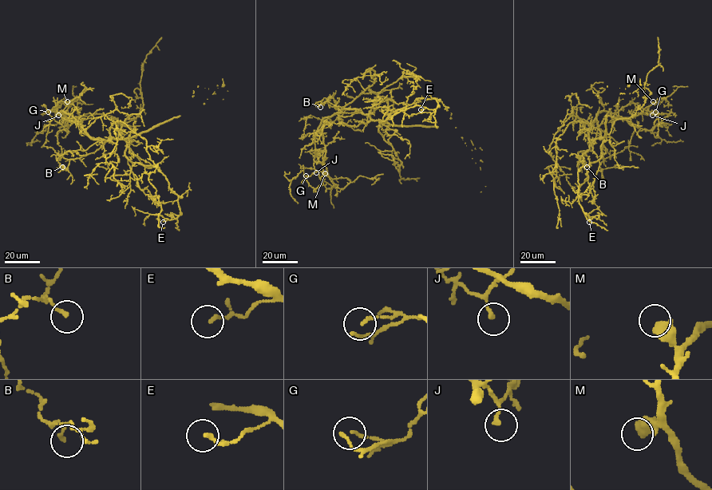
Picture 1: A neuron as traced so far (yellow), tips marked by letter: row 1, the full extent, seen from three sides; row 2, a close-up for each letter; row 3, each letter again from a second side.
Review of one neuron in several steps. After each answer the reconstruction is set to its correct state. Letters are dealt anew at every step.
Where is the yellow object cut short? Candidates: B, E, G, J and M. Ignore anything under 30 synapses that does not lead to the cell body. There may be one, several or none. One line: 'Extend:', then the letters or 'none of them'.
Extend: none of them

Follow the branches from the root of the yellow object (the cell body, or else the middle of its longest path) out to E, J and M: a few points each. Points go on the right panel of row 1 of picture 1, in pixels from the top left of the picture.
E: (591, 140), (603, 139), (603, 142), (602, 156), (584, 165), (578, 172), (579, 204), (589, 222)
J: (591, 140), (589, 128), (599, 112), (617, 112), (628, 104), (634, 104), (652, 115)
M: (591, 140), (589, 128), (599, 112), (607, 112), (612, 118), (630, 117), (638, 115), (653, 101)

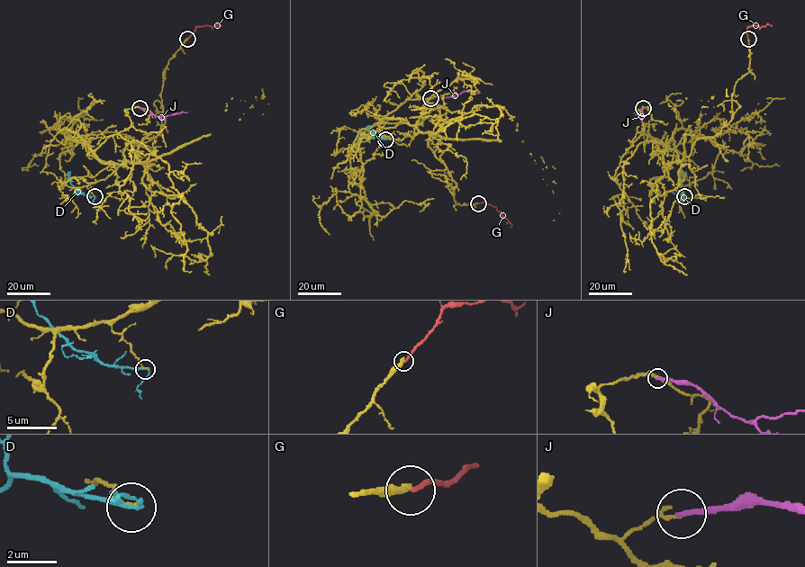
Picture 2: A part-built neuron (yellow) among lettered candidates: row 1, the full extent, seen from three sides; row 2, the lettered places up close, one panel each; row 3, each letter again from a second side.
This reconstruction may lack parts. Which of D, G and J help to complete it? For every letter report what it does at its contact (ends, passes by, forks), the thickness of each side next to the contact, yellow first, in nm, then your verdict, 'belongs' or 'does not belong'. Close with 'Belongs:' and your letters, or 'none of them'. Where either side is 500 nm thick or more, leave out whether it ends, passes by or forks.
D: it passes by; calibres 120 and 140 nm; does not belong
G: it ends; calibres 320 and 170 nm; does not belong
J: it ends; calibres 100 and 240 nm; does not belong
Belongs: none of them

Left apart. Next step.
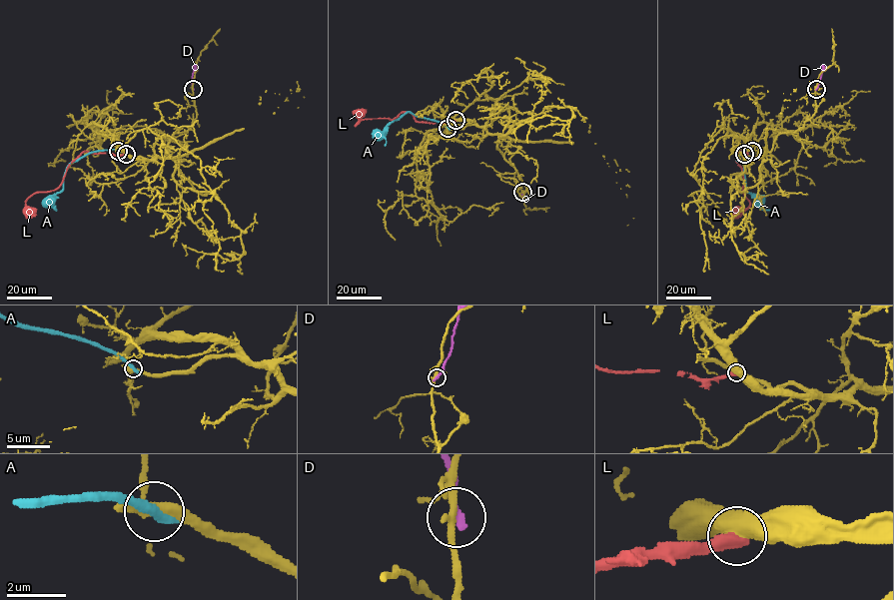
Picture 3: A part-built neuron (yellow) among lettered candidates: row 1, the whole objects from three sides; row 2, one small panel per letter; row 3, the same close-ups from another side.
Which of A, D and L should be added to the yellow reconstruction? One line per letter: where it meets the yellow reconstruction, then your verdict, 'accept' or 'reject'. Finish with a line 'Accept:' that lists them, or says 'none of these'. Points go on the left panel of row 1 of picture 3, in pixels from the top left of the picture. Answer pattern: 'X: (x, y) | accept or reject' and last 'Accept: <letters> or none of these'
A: (118, 151) | reject
D: (193, 89) | reject
L: (126, 154) | reject
Accept: none of these

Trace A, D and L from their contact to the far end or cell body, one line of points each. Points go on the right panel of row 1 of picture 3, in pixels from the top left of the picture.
A: (752, 151), (744, 150), (736, 159), (743, 165), (747, 191), (764, 210), (770, 210)
D: (816, 89), (823, 65)
L: (744, 153), (736, 153), (736, 162), (741, 169), (743, 192), (750, 205), (734, 217)

